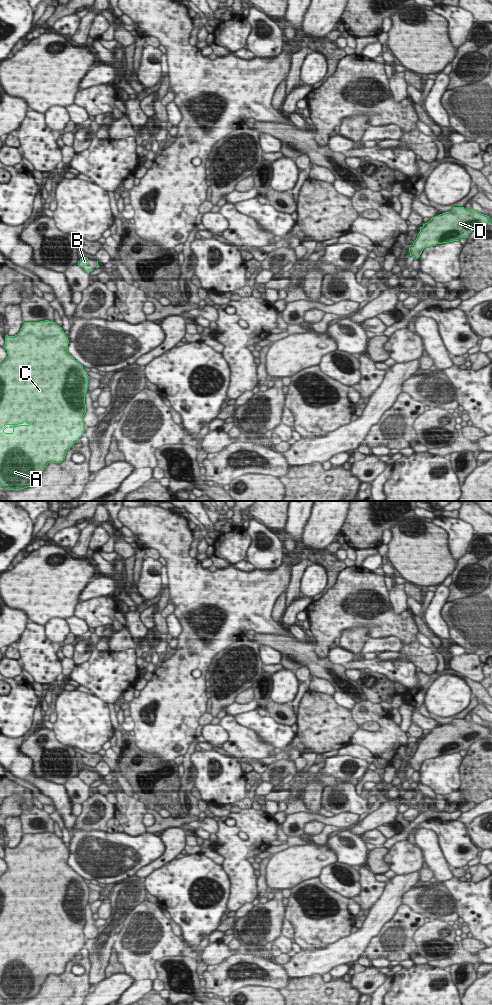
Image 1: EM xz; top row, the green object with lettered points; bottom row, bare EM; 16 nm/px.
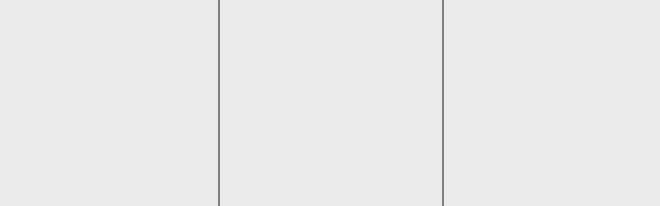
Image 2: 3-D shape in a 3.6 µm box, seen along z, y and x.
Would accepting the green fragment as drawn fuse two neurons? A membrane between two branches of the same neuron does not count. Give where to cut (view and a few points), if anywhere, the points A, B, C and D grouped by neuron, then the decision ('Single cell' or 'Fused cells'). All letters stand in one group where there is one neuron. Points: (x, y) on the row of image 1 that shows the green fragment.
No split. Groups: A B C D. Single cell

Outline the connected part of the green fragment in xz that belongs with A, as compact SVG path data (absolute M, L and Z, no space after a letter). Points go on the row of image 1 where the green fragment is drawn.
M53 321L25 322L20 332L15 336L5 336L4 349L8 357L0 364L0 485L8 490L19 491L37 483L43 470L50 462L60 463L65 459L70 447L86 431L83 417L86 413L85 395L88 387L88 375L83 365L68 353L68 337L62 328Z

